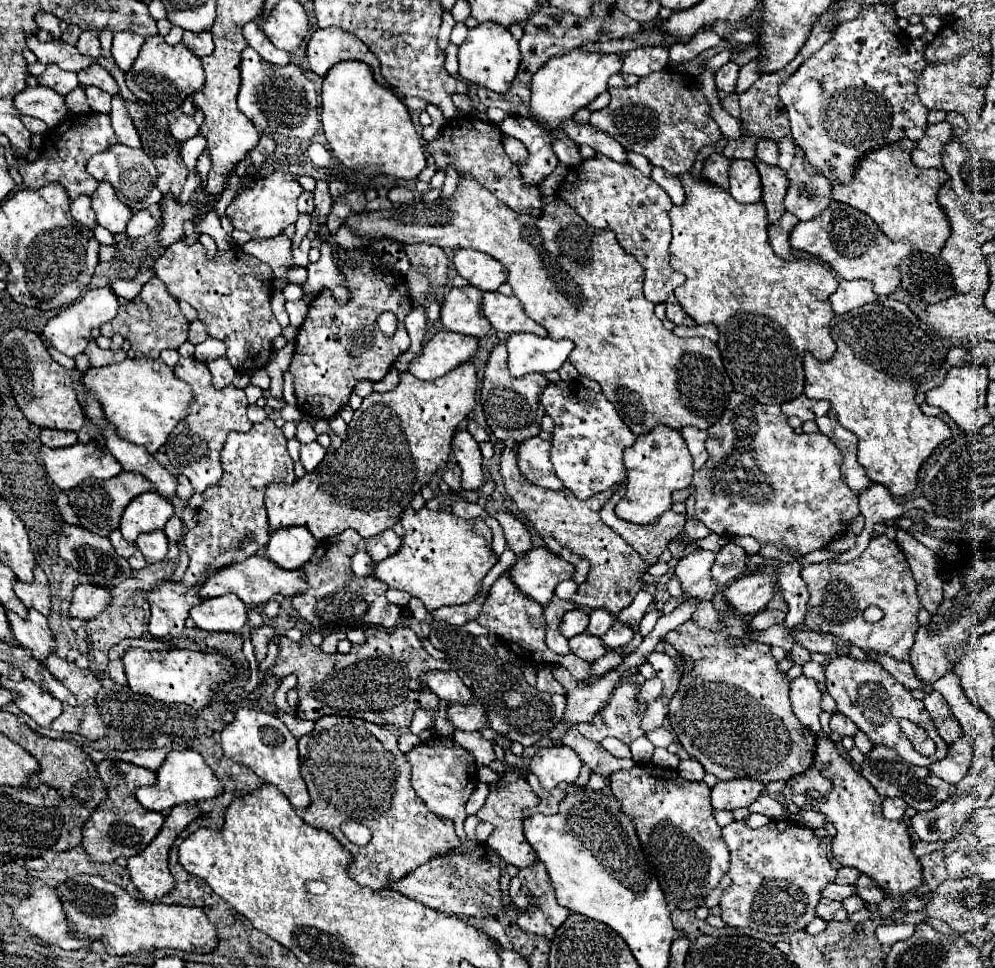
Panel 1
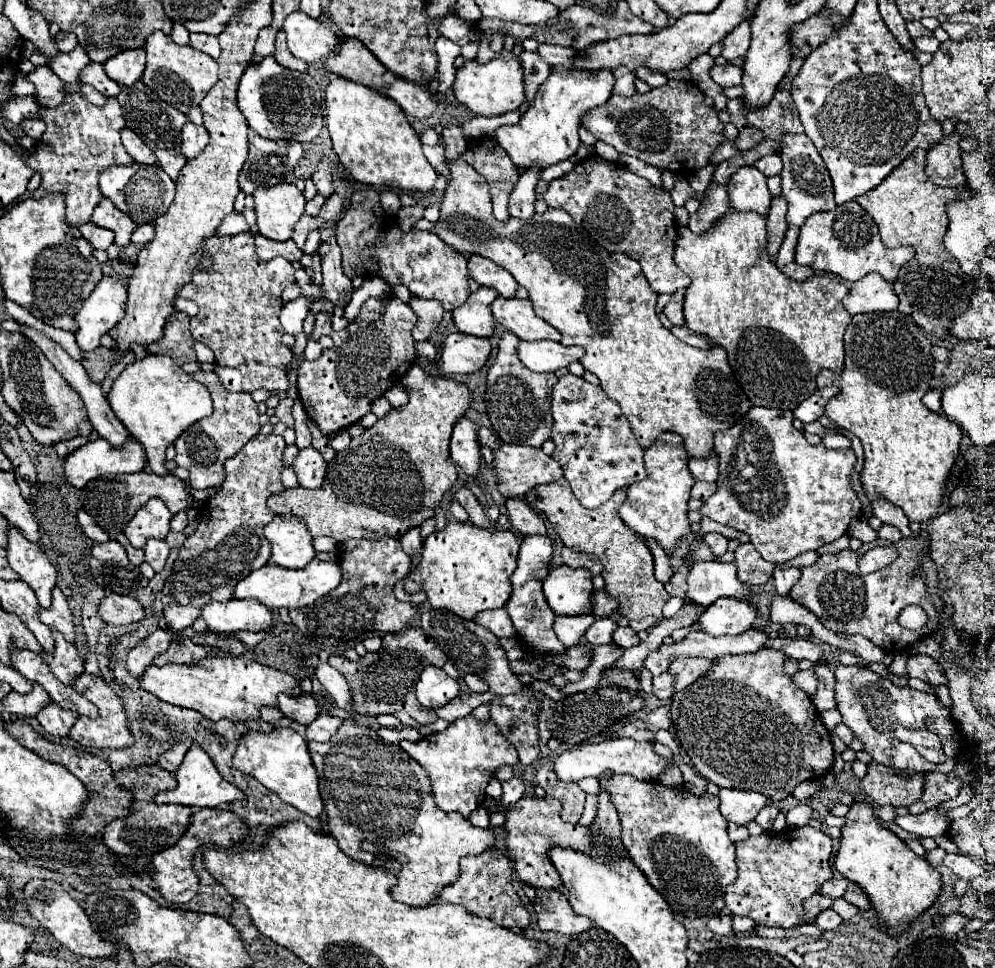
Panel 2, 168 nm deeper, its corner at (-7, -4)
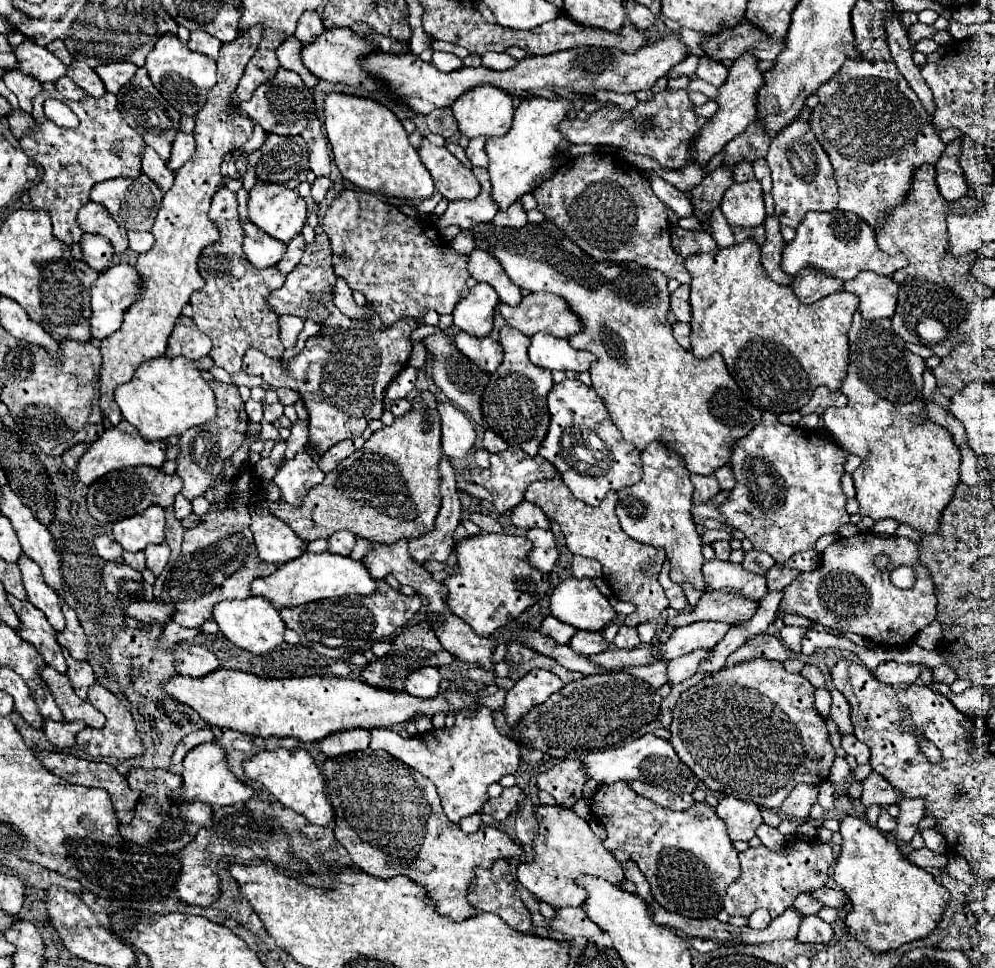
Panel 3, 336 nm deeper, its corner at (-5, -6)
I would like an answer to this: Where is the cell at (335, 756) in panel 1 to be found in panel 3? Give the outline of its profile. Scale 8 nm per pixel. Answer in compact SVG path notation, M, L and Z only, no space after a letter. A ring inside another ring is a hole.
M366 749L364 753L348 753L348 757L334 757L324 761L324 779L326 779L326 795L336 811L334 833L336 841L344 845L350 853L350 859L368 875L378 879L390 879L396 875L406 875L418 883L422 883L428 891L428 897L438 905L442 915L452 917L454 921L466 921L476 917L476 909L468 903L468 891L472 887L472 879L476 877L476 869L484 867L490 869L498 859L512 859L524 857L524 849L516 845L506 833L498 831L496 827L480 827L476 833L464 833L460 827L448 817L444 817L444 809L440 805L440 797L436 793L436 785L426 779L424 775L416 773L412 767L388 757L388 753L372 753ZM418 859L430 861L430 873L412 869Z

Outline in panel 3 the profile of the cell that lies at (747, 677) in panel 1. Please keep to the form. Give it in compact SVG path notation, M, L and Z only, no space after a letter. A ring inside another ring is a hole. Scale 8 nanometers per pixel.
M756 659L722 669L680 695L670 725L670 743L710 791L752 801L758 807L778 809L796 785L820 785L826 781L836 759L834 747L828 741L826 721L814 707L814 691L816 687L808 679L788 673L780 661Z

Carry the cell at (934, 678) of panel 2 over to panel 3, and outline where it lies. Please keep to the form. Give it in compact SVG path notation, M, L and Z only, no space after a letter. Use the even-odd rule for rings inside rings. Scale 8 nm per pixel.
M884 661L880 663L872 675L886 683L886 685L896 685L896 683L918 683L920 675L920 665L916 663L896 663L896 661Z

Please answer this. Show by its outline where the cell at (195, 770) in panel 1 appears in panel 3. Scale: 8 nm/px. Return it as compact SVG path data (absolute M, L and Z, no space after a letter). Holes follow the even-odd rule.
M202 743L196 745L188 755L184 757L184 771L182 771L182 793L180 797L184 801L204 801L210 803L212 807L226 807L226 805L236 805L236 803L246 803L254 789L234 777L234 773L228 767L228 757L226 751L218 743Z

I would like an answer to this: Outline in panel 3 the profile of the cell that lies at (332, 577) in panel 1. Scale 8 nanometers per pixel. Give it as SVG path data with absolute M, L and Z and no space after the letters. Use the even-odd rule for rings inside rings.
M382 581L382 589L368 597L342 597L342 599L324 599L298 607L282 607L280 615L284 617L288 629L294 629L300 635L300 643L314 649L316 653L332 659L350 659L352 653L368 651L376 641L392 637L408 625L408 621L420 611L418 595L404 595L392 589Z

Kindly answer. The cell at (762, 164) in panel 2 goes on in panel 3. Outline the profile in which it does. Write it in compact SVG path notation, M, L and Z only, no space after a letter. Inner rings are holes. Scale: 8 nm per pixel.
M764 159L754 161L752 167L754 167L754 175L756 175L756 179L760 181L764 193L770 193L770 191L772 191L772 179L770 179L770 169L768 169L766 161L764 161Z

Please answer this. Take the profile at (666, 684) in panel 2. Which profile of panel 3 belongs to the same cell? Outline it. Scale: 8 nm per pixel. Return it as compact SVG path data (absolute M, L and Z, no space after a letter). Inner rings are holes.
M700 649L688 655L682 655L678 659L668 661L668 677L670 677L670 685L676 685L688 677L692 677L698 671L698 665L708 659L712 653L708 649Z

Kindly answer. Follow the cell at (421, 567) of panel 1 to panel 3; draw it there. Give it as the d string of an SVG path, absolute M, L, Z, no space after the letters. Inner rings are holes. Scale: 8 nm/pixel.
M494 533L460 539L454 547L458 569L444 581L450 593L448 605L452 613L472 625L474 633L480 637L492 637L496 629L518 619L528 607L546 595L550 575L528 565L530 549L532 543L526 537Z

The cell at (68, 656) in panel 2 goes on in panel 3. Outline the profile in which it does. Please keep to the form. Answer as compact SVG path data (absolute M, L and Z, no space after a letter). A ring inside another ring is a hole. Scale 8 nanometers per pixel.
M64 651L64 657L66 657L66 663L68 663L68 679L72 681L72 687L76 691L76 695L86 701L88 699L88 689L96 683L96 677L94 677L94 671L92 667L86 663L86 661L76 661L70 657L68 651Z

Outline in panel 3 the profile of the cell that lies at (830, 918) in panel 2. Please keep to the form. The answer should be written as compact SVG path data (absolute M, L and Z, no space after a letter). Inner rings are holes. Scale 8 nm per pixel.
M808 915L802 917L800 927L798 927L798 943L828 943L832 939L834 931L832 925L824 923L818 915Z

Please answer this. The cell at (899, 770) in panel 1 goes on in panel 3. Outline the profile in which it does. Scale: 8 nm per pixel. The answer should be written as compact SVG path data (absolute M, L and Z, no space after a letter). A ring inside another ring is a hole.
M870 773L864 783L862 783L862 805L870 807L870 805L882 805L888 807L892 803L898 803L902 797L900 793L892 791L892 787L884 781L884 777L880 777L880 773Z

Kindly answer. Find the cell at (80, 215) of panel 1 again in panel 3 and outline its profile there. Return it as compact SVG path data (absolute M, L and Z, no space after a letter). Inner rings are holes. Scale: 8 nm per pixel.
M88 233L82 235L80 249L82 249L82 261L98 273L102 273L110 265L110 259L114 255L114 249L112 245L108 245L106 237L92 237Z

